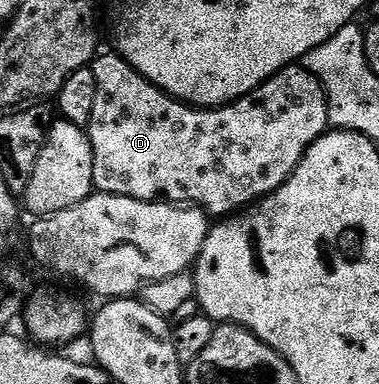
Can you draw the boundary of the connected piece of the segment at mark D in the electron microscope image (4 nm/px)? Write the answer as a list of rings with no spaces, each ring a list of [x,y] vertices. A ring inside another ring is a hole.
[[[116,51],[102,52],[93,58],[92,71],[95,75],[95,108],[91,114],[91,123],[87,126],[91,151],[93,152],[93,187],[98,193],[110,193],[120,197],[130,197],[140,201],[160,201],[182,207],[200,207],[213,219],[225,219],[238,211],[258,202],[261,198],[273,193],[283,182],[287,180],[299,167],[303,155],[330,128],[329,108],[327,107],[327,95],[315,75],[307,71],[300,64],[294,63],[289,68],[279,71],[271,79],[267,79],[255,91],[247,96],[240,97],[231,105],[219,105],[215,109],[203,109],[186,105],[183,101],[175,100],[170,93],[164,93],[155,83],[151,83],[131,63],[127,63]]]

